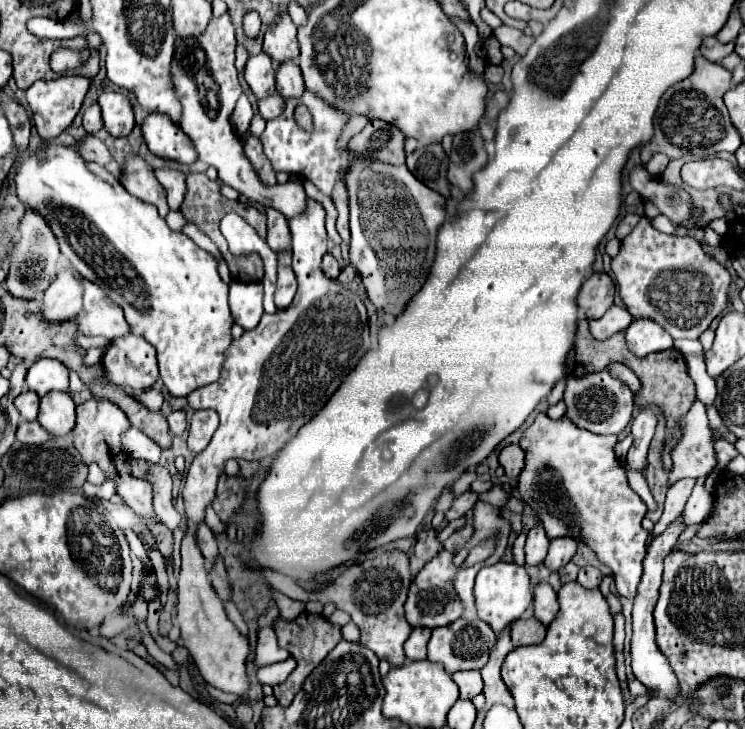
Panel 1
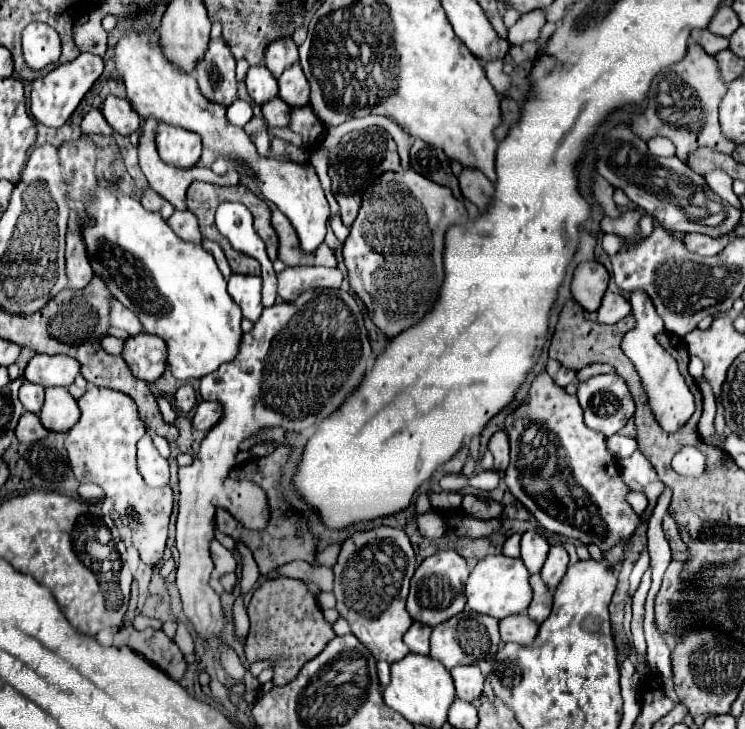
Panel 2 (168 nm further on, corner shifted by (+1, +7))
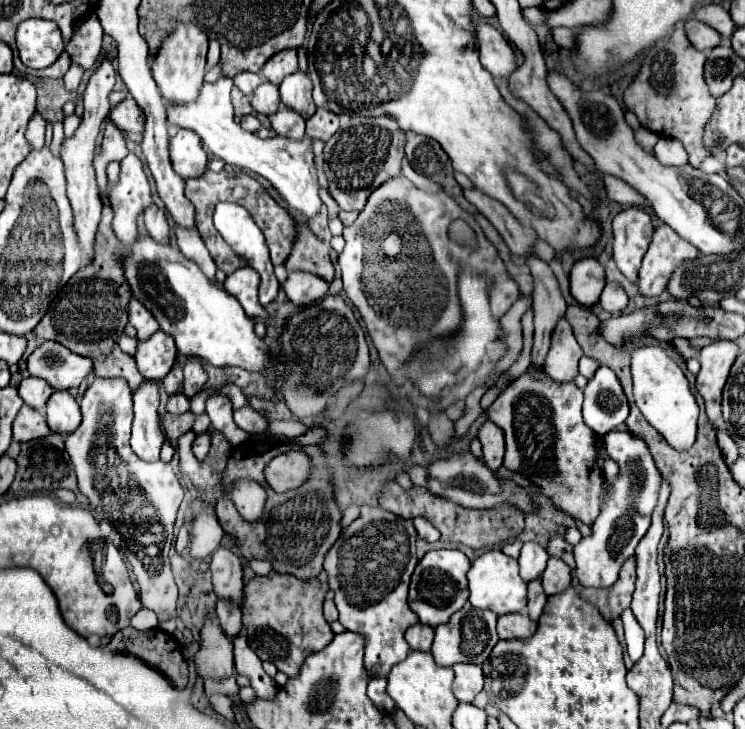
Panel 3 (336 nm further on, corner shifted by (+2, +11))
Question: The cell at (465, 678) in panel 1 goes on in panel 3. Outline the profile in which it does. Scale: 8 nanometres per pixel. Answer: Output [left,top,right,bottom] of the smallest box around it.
[452,663,484,703]

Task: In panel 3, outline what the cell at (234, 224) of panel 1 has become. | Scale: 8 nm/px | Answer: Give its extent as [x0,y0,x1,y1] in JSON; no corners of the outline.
[214,203,280,307]

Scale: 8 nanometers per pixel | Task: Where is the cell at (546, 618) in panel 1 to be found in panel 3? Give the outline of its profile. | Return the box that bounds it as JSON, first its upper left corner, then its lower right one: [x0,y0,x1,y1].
[528,579,546,621]

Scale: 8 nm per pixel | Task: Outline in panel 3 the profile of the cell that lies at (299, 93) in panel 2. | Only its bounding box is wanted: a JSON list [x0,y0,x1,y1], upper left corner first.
[280,71,316,119]

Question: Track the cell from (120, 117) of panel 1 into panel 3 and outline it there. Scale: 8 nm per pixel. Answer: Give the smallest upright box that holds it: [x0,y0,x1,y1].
[110,97,144,133]

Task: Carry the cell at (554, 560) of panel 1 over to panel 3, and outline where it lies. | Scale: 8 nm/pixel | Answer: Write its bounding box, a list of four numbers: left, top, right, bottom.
[542,557,572,595]

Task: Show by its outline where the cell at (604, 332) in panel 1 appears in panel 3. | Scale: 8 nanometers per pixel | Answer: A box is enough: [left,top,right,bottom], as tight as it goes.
[600,283,628,313]

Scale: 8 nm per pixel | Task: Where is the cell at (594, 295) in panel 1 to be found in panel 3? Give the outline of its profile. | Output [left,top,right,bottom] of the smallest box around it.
[570,257,606,307]

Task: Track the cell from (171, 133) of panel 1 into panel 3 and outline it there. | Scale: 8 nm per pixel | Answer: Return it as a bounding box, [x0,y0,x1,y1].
[170,129,208,177]

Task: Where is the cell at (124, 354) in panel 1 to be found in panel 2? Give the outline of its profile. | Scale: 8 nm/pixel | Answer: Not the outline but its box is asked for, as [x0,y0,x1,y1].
[123,333,167,383]

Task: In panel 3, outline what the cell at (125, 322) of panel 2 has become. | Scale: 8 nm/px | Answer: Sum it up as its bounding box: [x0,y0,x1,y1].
[128,299,160,339]

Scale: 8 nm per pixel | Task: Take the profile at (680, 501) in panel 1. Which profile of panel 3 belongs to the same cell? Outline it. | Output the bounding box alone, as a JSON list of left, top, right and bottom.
[622,609,644,663]

